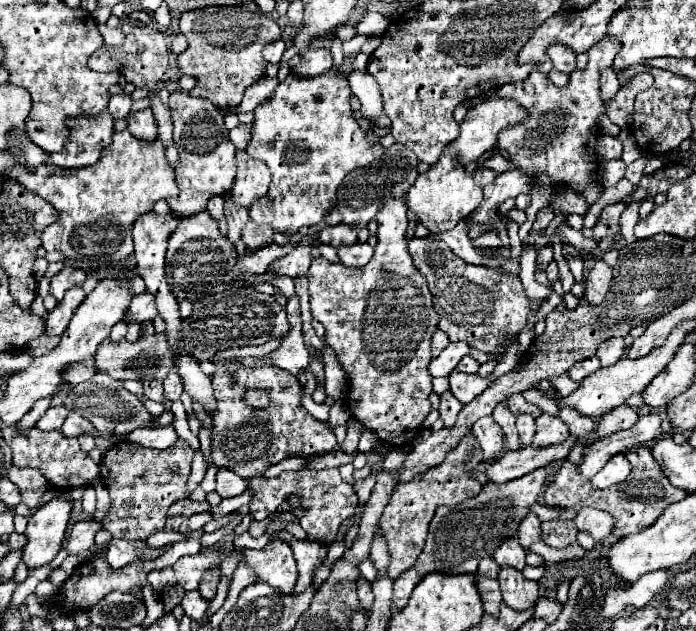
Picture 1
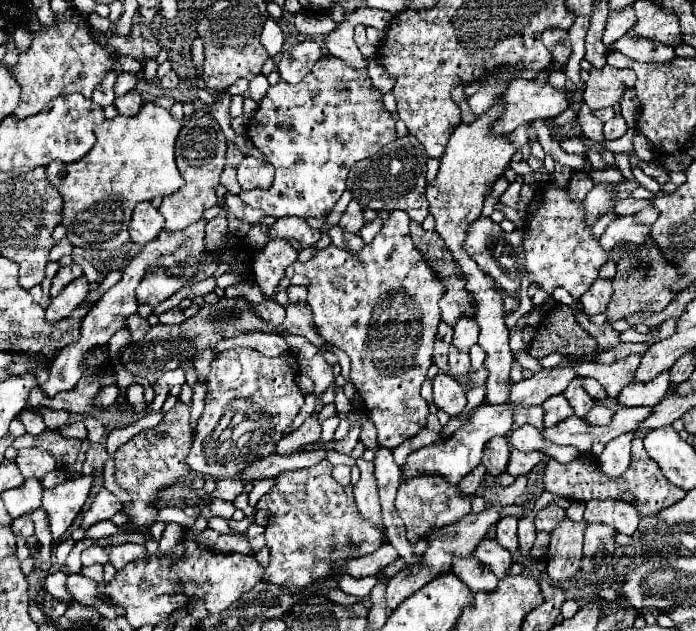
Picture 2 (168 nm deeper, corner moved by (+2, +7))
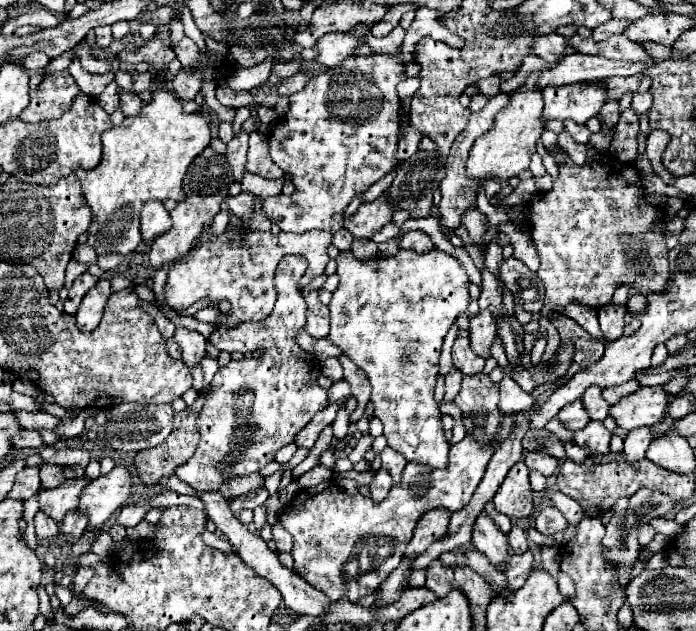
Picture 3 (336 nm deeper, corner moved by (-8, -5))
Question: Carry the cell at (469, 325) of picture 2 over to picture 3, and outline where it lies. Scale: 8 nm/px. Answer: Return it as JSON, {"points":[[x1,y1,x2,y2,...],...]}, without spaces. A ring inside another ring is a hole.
{"points":[[480,310,470,320,470,344,472,350,482,356,484,360,490,358,490,344,496,336,496,322,490,310]]}

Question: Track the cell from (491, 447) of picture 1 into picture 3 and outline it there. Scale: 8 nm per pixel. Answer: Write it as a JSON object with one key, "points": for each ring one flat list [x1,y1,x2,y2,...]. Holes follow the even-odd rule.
{"points":[[518,462,510,468,492,502,494,508,508,518,526,518,532,512,532,488,524,462]]}

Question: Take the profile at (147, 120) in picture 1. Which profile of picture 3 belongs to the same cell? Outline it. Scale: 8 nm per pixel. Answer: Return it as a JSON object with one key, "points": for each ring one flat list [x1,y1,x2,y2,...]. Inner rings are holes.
{"points":[[120,90,118,92,120,96,120,108,126,116,134,116,136,112,140,112,142,108,142,100,134,94,134,92,128,92,128,90]]}

